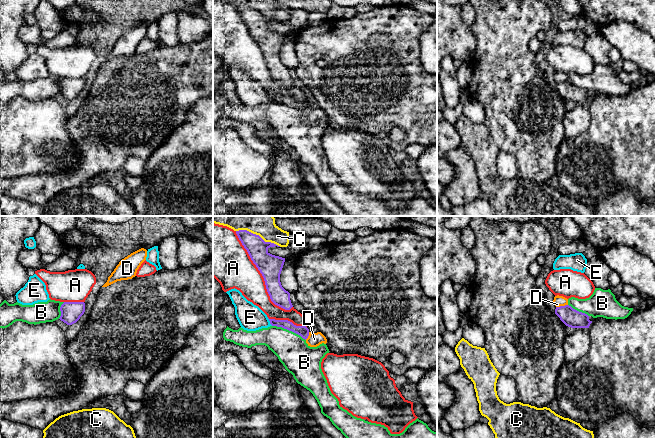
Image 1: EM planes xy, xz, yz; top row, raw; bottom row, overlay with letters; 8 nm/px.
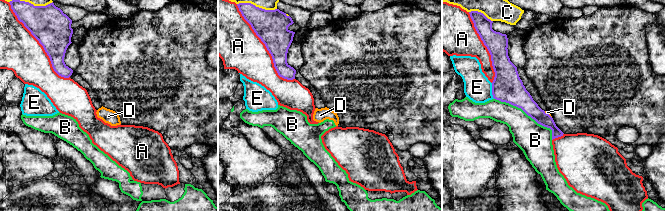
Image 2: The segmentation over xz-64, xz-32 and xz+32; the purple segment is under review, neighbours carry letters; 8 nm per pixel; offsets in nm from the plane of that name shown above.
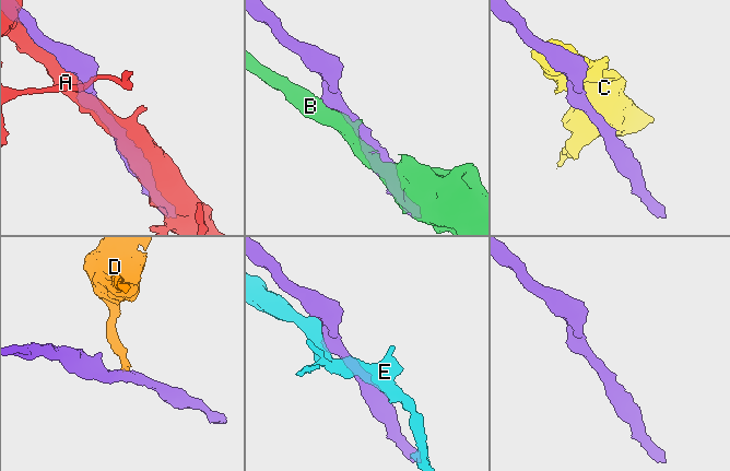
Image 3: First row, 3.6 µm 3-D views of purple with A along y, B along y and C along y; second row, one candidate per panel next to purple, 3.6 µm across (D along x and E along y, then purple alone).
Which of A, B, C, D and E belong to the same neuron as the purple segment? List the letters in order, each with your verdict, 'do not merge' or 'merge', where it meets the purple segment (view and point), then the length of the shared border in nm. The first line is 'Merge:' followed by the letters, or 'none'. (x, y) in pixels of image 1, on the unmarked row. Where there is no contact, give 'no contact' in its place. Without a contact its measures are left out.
Merge: none
A: do not merge; contact xz (262, 51); length 750 nm
B: do not merge; contact xz (289, 106); length 300 nm
C: do not merge; contact xz (258, 11); length 380 nm
D: do not merge; contact yz (561, 82); length 100 nm
E: do not merge; contact xz (270, 98); length 80 nm

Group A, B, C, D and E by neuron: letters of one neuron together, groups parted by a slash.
A / B D / C / E

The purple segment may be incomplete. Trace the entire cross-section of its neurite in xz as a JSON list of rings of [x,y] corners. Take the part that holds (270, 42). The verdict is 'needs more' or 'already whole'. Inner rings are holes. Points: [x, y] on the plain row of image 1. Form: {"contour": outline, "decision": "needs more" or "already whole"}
{"contour": [[[247,6],[236,7],[236,10],[247,26],[251,36],[262,50],[271,77],[285,86],[290,86],[293,83],[290,69],[282,63],[280,58],[280,50],[285,34],[268,28],[270,23],[280,22],[271,18],[265,18],[259,11]]], "decision": "already whole"}

